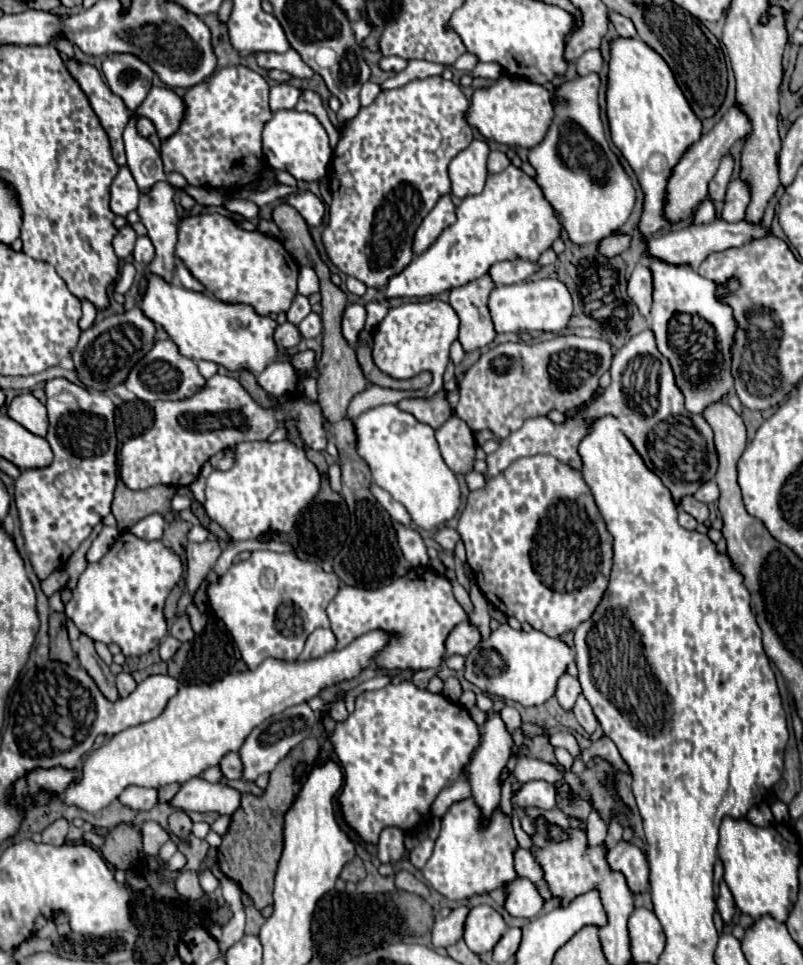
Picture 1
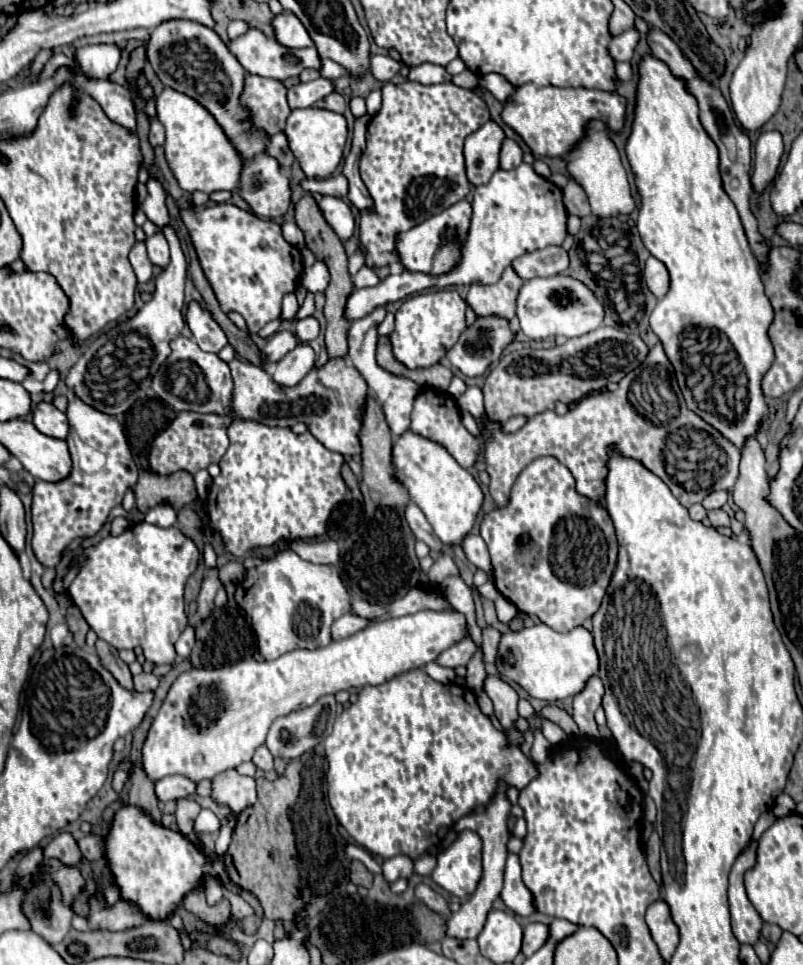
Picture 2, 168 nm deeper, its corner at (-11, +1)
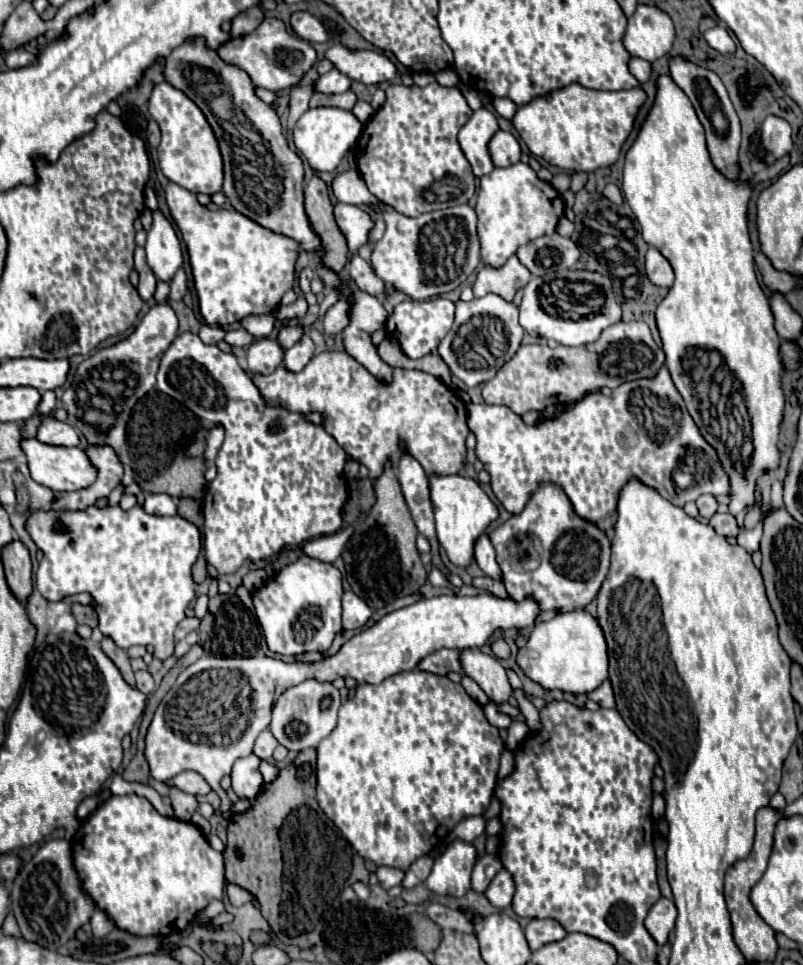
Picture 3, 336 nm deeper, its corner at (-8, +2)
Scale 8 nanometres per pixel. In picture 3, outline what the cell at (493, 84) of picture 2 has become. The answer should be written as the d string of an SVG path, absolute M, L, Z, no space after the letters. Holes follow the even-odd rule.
M495 98L493 104L495 104L497 114L503 116L503 118L507 118L507 120L511 120L515 116L515 112L517 112L517 106L509 98Z

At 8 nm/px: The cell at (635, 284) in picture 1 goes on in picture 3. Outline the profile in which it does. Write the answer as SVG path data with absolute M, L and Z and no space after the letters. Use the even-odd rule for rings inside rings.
M653 246L649 248L649 252L645 256L645 268L647 268L647 276L653 284L663 286L663 288L673 286L673 268L669 266L669 260Z

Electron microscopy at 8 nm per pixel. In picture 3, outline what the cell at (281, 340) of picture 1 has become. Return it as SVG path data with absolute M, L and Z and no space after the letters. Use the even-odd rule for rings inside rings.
M261 338L247 350L247 370L251 374L271 374L283 362L283 348L273 338Z

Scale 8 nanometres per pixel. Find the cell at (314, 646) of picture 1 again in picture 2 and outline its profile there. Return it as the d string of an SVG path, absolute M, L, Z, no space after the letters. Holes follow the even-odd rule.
M346 613L342 615L340 619L336 619L336 623L332 625L332 639L338 641L338 639L346 639L354 633L358 633L360 629L364 629L368 625L366 619L358 617L358 615L352 615L352 613Z

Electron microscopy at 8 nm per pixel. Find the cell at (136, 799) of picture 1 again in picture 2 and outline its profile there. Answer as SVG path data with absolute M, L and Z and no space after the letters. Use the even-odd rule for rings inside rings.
M182 775L164 777L164 779L154 783L156 797L158 797L158 801L164 801L164 803L190 797L190 795L194 795L194 789L196 789L196 783L186 779L186 777L182 777Z

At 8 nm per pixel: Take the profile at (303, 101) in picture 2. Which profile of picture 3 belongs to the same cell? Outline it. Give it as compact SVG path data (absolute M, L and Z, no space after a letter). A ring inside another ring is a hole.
M333 68L331 72L319 76L315 90L323 92L323 94L337 94L337 92L347 92L351 88L353 80L347 74L341 74L337 68Z

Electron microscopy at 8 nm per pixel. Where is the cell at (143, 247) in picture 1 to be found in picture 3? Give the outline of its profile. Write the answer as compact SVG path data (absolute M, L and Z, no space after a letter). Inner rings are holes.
M159 210L153 212L153 226L147 232L145 250L147 250L147 264L153 270L153 274L163 282L171 282L171 278L183 264L183 254L181 254L181 242L171 222Z

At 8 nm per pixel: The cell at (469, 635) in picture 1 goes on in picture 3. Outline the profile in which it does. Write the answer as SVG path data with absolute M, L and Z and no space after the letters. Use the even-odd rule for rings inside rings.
M437 650L429 656L425 656L419 664L417 670L425 670L437 676L445 676L449 672L459 672L461 662L459 662L459 652L457 650Z

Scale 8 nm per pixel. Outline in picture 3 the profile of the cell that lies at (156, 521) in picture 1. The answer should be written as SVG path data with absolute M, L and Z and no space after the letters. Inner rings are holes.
M147 494L143 508L149 514L159 514L159 516L175 516L177 514L177 504L169 494Z

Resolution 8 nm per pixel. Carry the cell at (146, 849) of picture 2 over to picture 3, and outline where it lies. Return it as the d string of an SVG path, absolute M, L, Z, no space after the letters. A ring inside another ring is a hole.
M137 794L111 796L103 806L91 812L89 820L75 832L73 866L85 882L85 894L103 910L119 930L145 936L169 936L187 928L187 924L211 900L223 900L225 866L223 854L213 850L201 830L191 822L161 816L153 804Z

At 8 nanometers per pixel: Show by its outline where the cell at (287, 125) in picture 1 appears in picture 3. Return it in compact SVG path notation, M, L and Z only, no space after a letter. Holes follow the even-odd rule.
M311 108L307 110L295 124L293 142L297 150L307 158L313 170L317 172L333 172L343 156L355 146L355 142L363 134L363 124L349 110L341 108Z

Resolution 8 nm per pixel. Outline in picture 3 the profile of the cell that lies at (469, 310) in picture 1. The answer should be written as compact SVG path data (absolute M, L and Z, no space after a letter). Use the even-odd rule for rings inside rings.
M511 256L501 268L481 266L477 280L473 284L475 296L485 296L489 292L499 294L505 300L513 300L519 288L523 288L529 282L531 274L525 266L521 266L517 256Z

